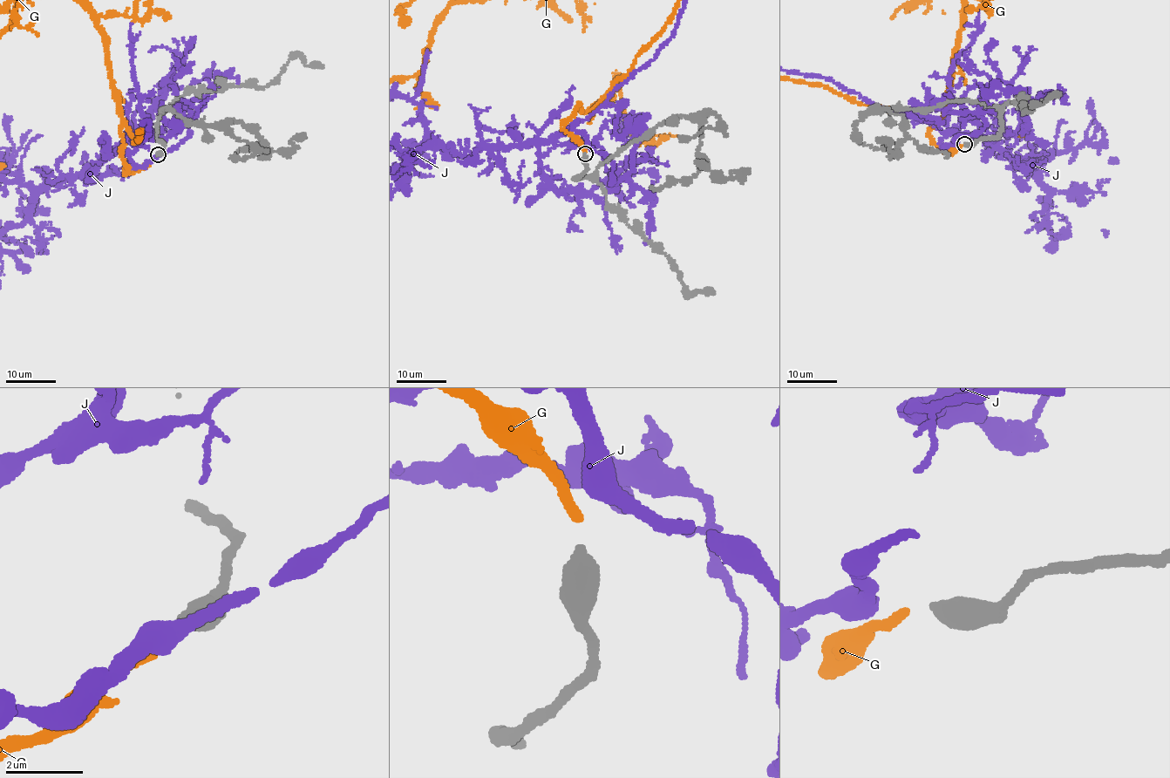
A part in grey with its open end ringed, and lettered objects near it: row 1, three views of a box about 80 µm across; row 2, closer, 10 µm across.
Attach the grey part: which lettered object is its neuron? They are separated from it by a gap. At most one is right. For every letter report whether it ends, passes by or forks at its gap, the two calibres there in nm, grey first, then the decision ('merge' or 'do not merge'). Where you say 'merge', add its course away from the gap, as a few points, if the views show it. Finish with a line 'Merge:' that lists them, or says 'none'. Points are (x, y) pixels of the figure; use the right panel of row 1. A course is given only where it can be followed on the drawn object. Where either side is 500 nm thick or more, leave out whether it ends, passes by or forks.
G: it ends | 480/240 nm | merge
J: it passes by | 480/460 nm | do not merge
Merge: G

